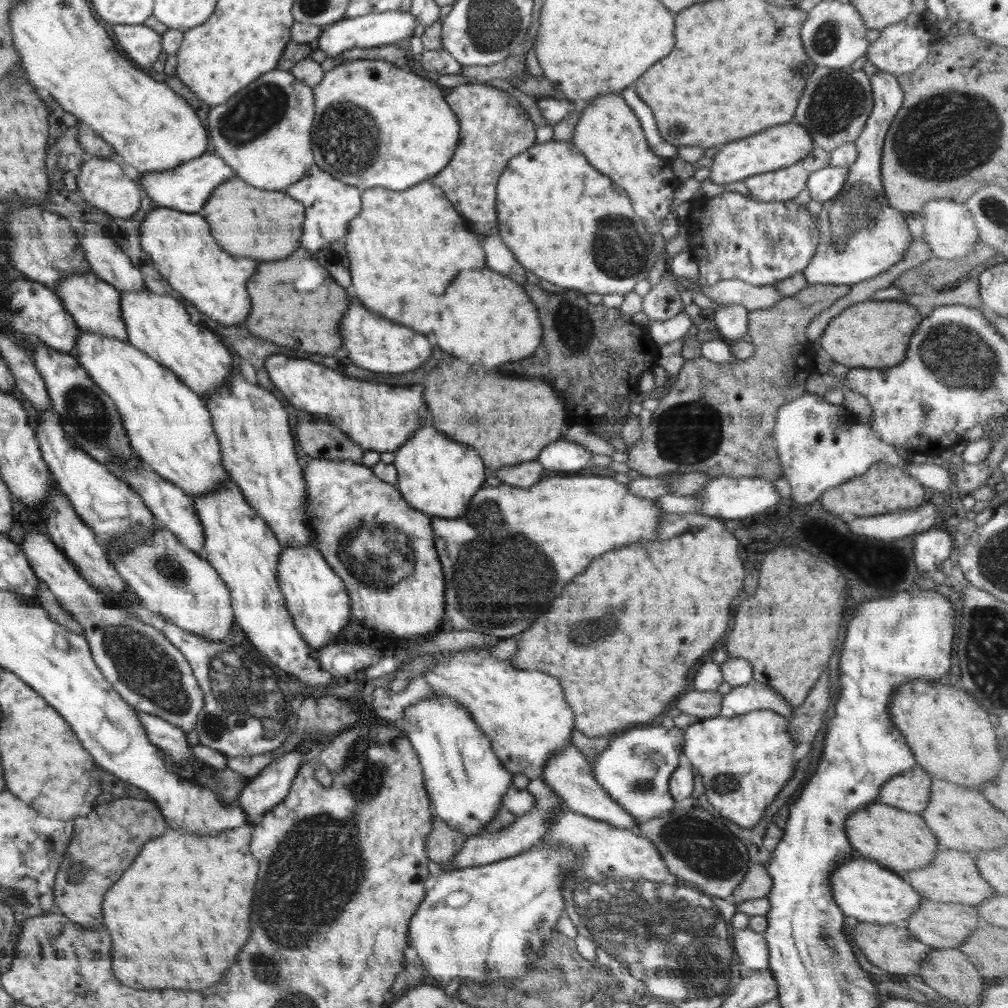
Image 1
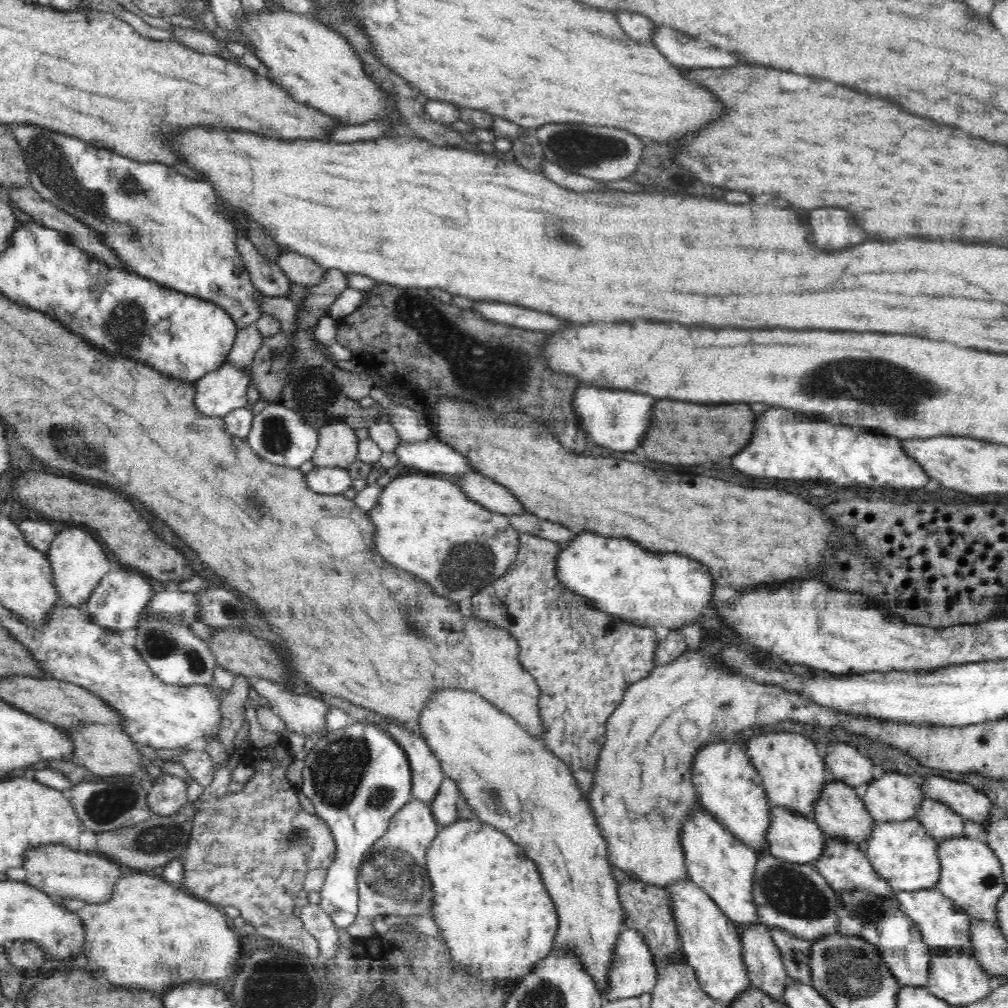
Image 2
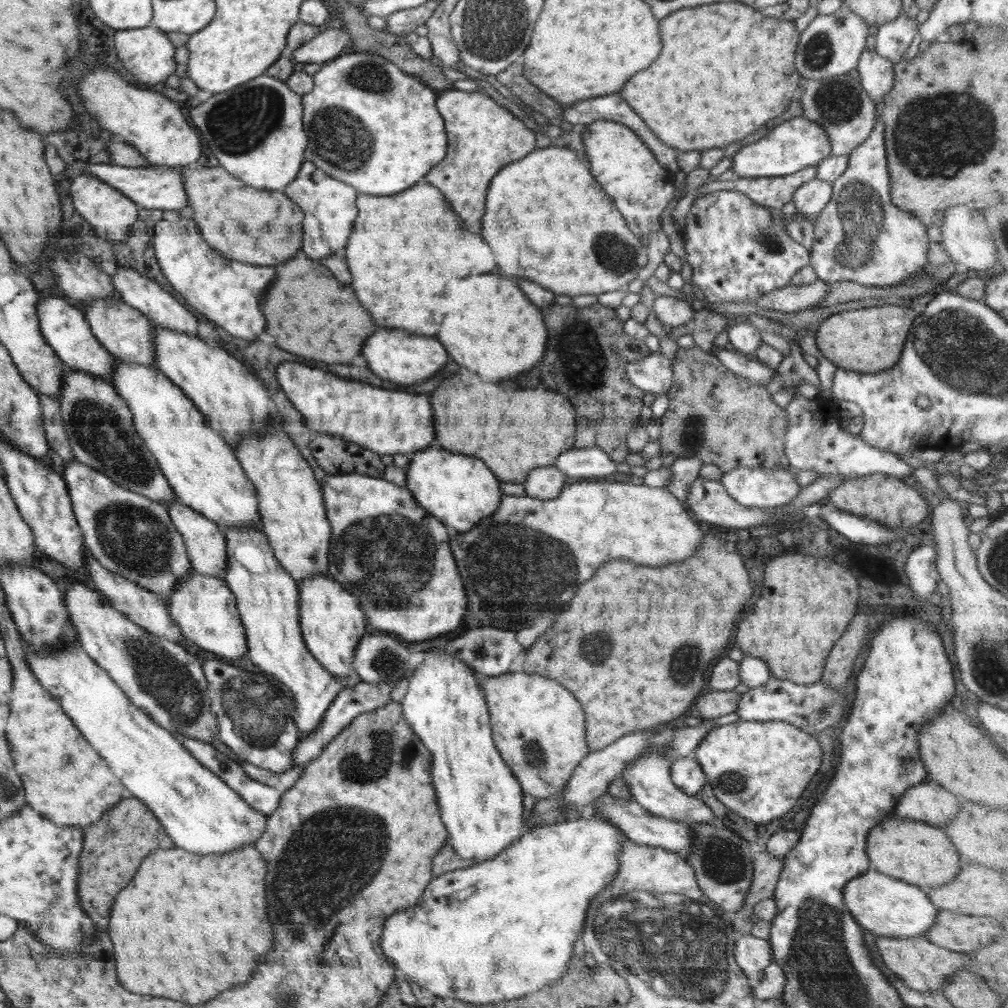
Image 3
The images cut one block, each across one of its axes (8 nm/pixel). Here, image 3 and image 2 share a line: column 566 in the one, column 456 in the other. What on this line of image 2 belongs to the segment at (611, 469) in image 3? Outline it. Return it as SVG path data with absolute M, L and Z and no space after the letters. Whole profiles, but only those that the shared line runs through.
M438 438L414 442L414 444L401 441L394 453L399 458L399 462L419 468L421 471L454 476L474 472L474 468L470 467L466 457Z

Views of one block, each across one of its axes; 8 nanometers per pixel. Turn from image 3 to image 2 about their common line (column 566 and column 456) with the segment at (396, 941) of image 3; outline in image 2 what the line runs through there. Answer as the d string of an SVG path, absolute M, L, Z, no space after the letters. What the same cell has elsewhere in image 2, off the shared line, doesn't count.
M477 818L456 820L441 827L426 852L427 876L434 890L432 918L441 930L452 962L468 974L490 981L520 978L528 974L538 960L546 958L554 949L558 930L558 913L548 894L536 863L506 835Z

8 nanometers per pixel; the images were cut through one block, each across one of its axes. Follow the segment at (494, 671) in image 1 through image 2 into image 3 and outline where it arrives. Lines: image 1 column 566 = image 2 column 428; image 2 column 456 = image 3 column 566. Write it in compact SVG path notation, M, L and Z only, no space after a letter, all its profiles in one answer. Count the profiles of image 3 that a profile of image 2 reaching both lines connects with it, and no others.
M524 671L508 672L502 675L496 675L496 677L486 677L486 679L484 679L484 675L478 674L478 678L480 688L483 690L488 705L489 715L491 716L491 729L494 744L502 761L512 770L514 777L518 780L525 794L532 795L536 800L549 799L550 797L557 796L557 794L566 787L566 783L570 781L570 777L572 777L574 770L579 766L579 762L582 762L582 760L591 753L585 738L585 714L582 708L580 708L578 700L574 698L574 694L570 694L570 691L565 686L562 686L561 683L556 682L552 678L526 674Z

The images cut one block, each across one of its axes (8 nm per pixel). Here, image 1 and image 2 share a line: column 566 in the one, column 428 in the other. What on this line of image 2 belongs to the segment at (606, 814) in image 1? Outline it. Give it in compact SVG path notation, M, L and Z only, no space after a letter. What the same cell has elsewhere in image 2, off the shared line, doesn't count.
M392 719L394 721L387 726L386 731L400 744L410 761L411 796L431 808L445 778L440 761L420 735L406 730L407 722L402 724L400 721Z

